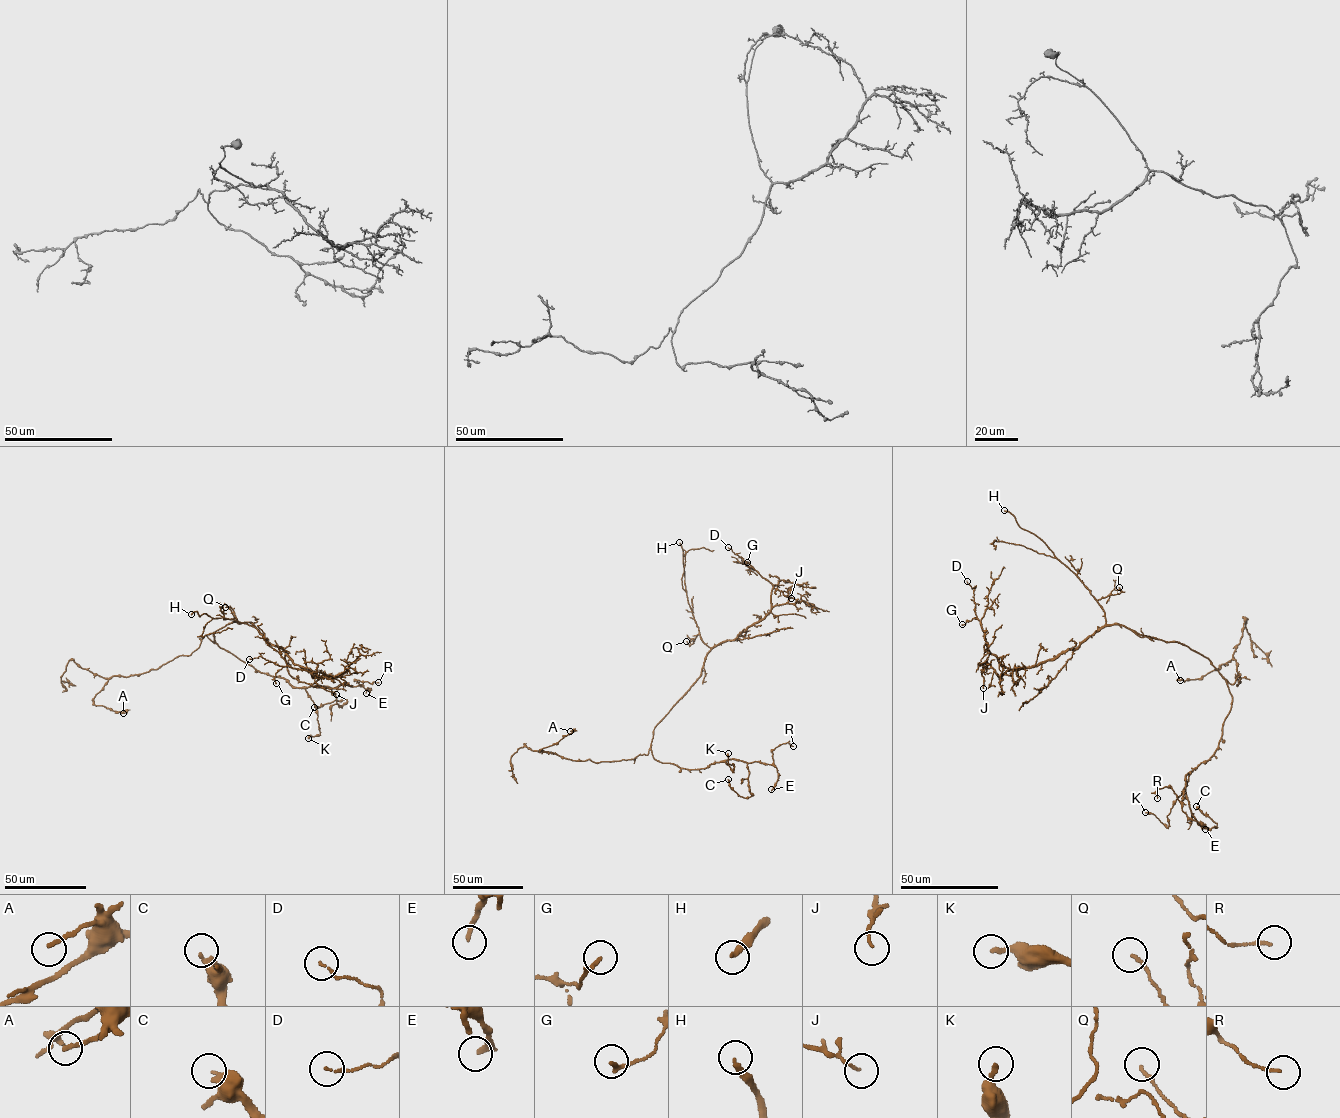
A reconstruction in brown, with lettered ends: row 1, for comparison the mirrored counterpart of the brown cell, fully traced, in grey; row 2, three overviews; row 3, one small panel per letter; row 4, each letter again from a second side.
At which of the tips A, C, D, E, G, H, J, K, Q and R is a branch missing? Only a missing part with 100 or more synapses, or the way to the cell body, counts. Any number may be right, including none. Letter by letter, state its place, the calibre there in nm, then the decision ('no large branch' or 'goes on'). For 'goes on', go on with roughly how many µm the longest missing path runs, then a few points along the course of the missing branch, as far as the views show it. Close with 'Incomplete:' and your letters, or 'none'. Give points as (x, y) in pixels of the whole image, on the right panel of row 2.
A: (1180, 680) | 170 nm | no large branch
C: (1196, 806) | 320 nm | no large branch
D: (967, 581) | 80 nm | no large branch
E: (1205, 829) | 240 nm | no large branch
G: (962, 624) | 190 nm | no large branch
H: (1004, 510) | 240 nm | goes on | 10 µm | (1004, 510), (986, 510)
J: (983, 688) | 110 nm | no large branch
K: (1145, 812) | 190 nm | no large branch
Q: (1119, 587) | 130 nm | no large branch
R: (1157, 798) | 120 nm | no large branch
Incomplete: H

